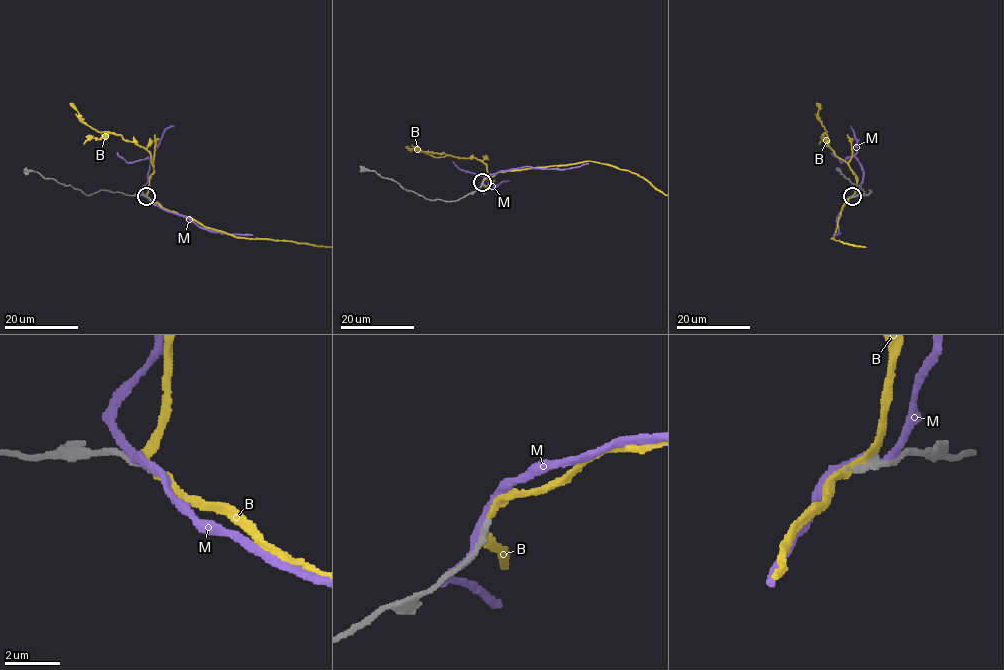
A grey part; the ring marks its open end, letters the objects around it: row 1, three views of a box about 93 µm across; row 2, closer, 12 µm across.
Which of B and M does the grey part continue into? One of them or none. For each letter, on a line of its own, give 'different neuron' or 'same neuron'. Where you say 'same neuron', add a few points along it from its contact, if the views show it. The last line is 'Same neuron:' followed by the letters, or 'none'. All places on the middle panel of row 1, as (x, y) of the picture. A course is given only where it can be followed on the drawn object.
B: same neuron
M: different neuron
Same neuron: B

